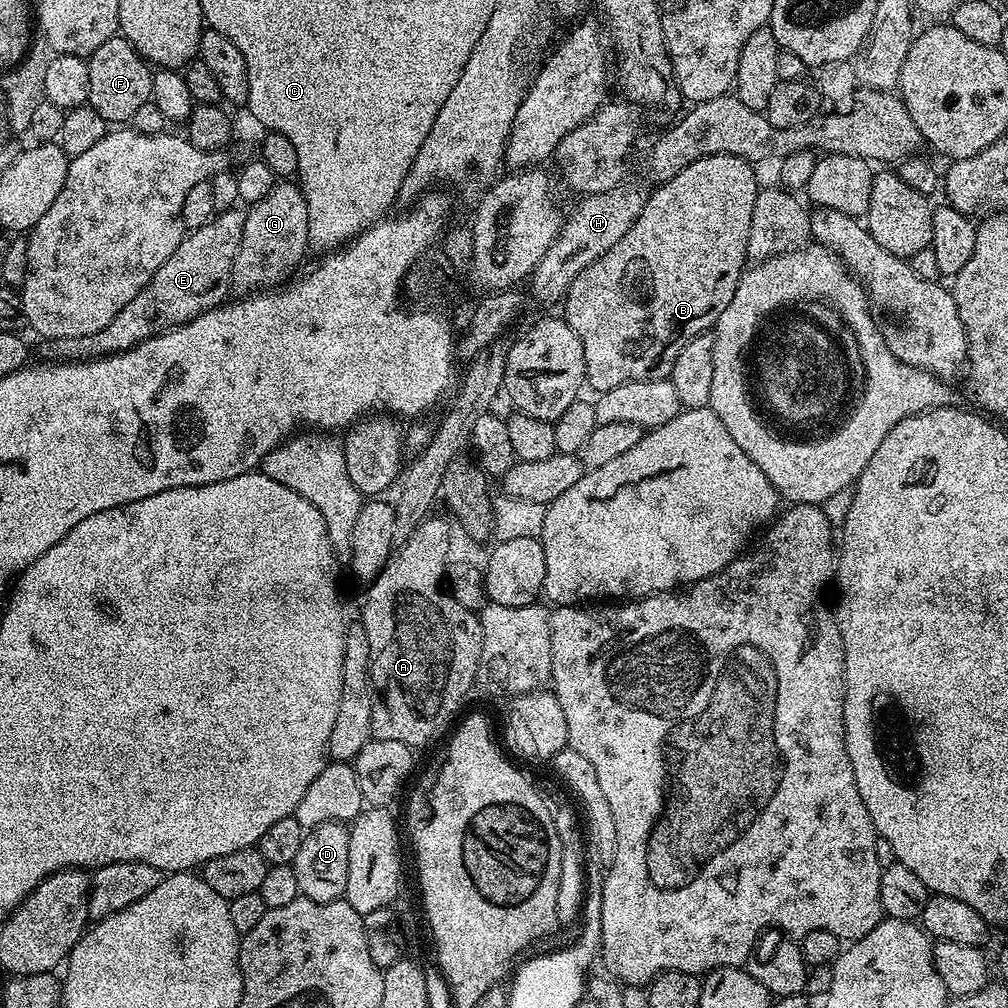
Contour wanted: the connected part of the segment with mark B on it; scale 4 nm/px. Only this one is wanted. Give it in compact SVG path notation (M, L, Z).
M703 156L698 162L686 166L674 178L651 189L642 214L626 230L626 234L602 258L598 258L586 270L582 270L572 280L568 294L562 301L563 319L578 334L584 351L584 375L587 387L593 388L593 393L599 394L606 390L614 390L614 386L622 386L622 382L638 382L639 380L666 380L671 377L672 367L686 342L695 336L703 336L715 325L716 320L730 306L730 298L734 298L734 290L738 286L740 276L744 273L748 260L748 239L750 238L750 218L754 214L754 202L758 191L756 172L751 163L737 156Z

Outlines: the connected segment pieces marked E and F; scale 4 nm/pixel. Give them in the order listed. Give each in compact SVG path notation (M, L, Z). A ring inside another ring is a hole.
M240 206L225 208L217 211L216 215L206 222L206 226L191 229L185 235L184 240L178 242L178 250L174 250L174 254L170 254L170 258L166 258L166 262L162 262L162 266L158 266L158 274L154 274L152 281L131 302L126 302L126 306L122 308L118 318L114 318L114 322L110 322L110 326L106 326L106 330L98 330L98 334L89 336L55 341L54 348L60 355L57 357L63 358L65 361L91 360L97 356L110 356L114 352L125 352L136 344L141 344L143 340L149 340L160 332L167 332L168 329L176 328L179 324L190 322L206 310L225 303L226 297L229 295L229 293L227 294L228 288L230 289L232 284L232 267L234 258L238 254L238 242L242 242L244 214L245 209Z
M123 34L112 36L92 56L87 57L90 70L90 94L87 107L98 110L109 125L120 126L131 121L138 106L146 106L152 99L152 73L147 60Z

